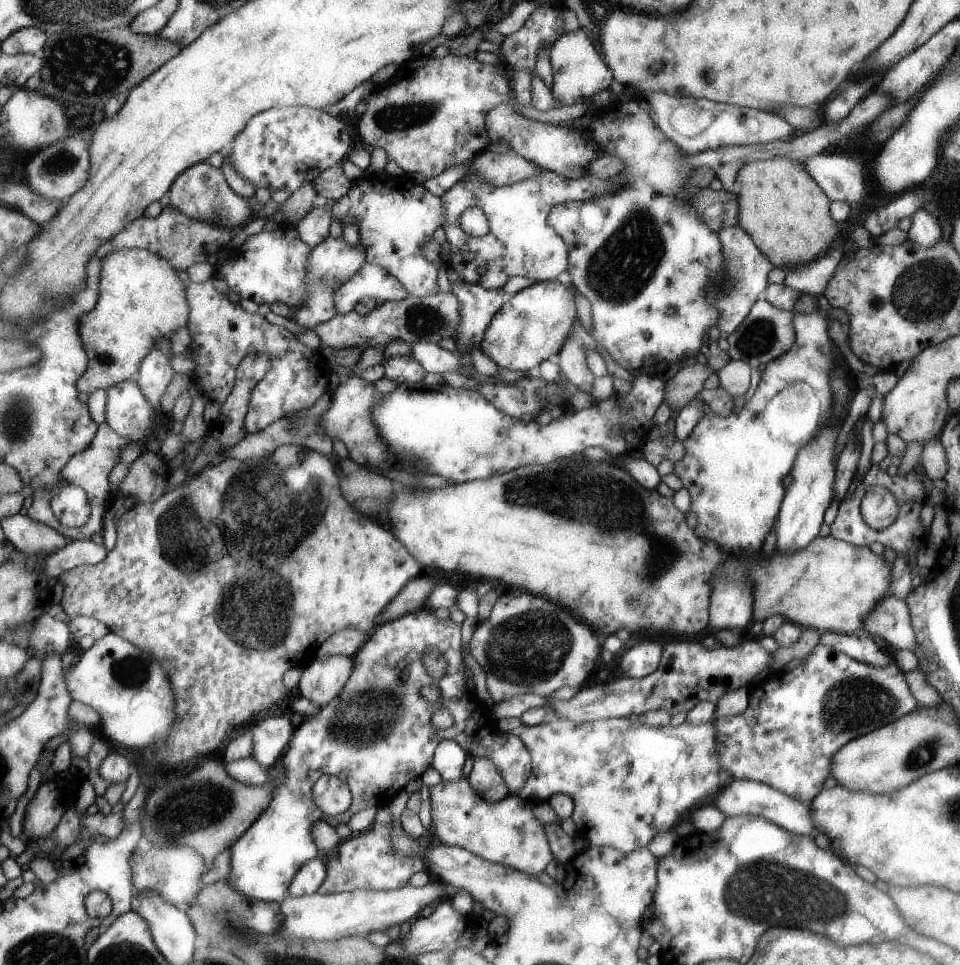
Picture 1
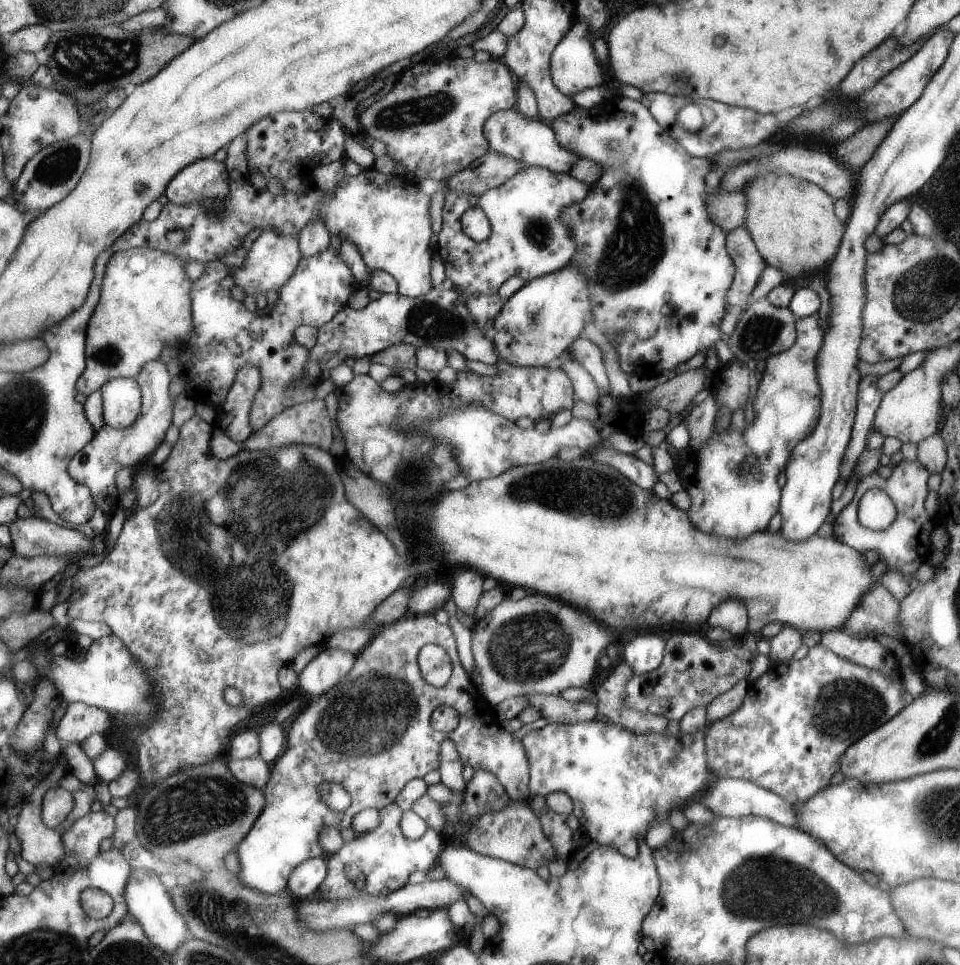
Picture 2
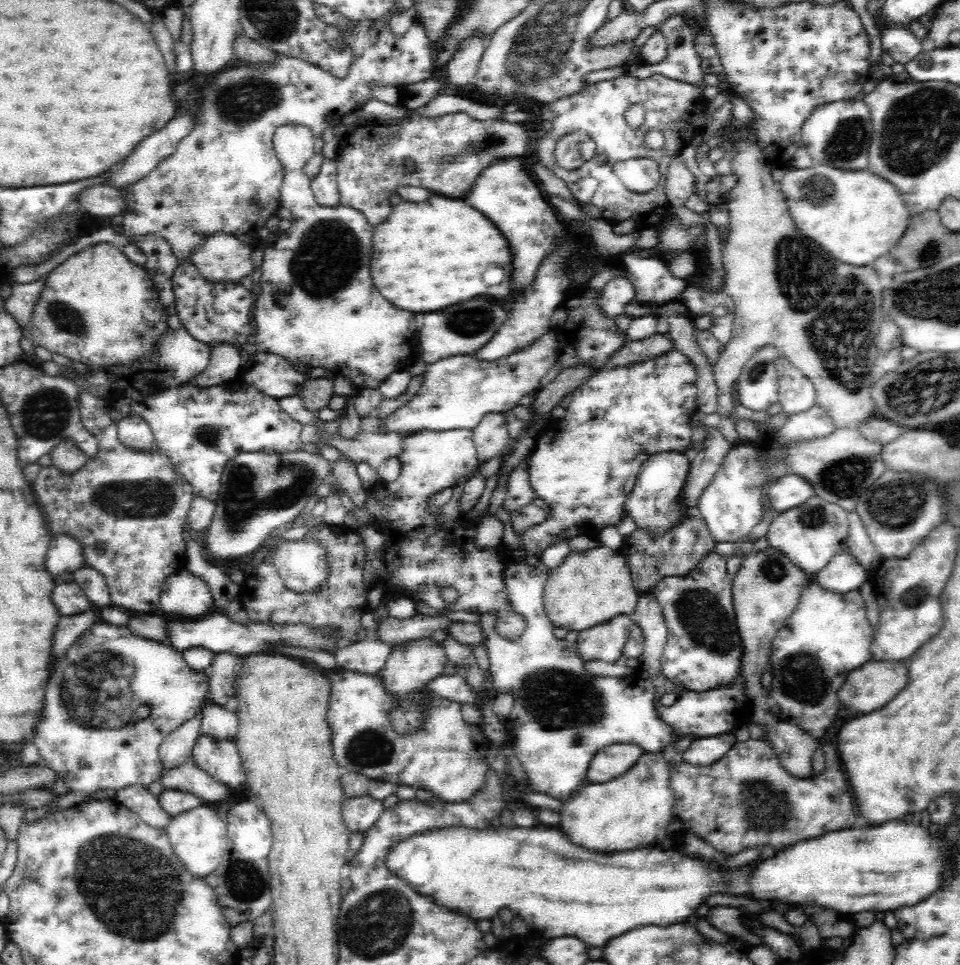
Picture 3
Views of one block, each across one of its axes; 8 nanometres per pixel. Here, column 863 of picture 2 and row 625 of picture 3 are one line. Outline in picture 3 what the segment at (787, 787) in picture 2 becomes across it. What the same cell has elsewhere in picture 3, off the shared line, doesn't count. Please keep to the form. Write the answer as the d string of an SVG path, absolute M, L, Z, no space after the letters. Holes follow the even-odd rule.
M712 552L684 576L667 576L656 582L648 593L654 595L658 601L668 628L667 643L661 656L662 674L686 691L713 691L714 688L732 686L741 678L744 645L738 633L733 607L732 588L735 575L726 571L726 564L726 559Z

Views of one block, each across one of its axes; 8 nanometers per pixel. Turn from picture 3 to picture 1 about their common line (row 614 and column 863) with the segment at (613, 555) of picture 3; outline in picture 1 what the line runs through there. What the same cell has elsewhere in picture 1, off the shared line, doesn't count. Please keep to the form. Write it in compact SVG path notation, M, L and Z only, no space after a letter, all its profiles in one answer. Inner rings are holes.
M818 535L806 548L793 553L782 554L774 550L773 557L764 558L764 552L757 556L752 568L751 582L754 586L755 600L754 620L764 622L774 615L782 615L786 620L798 623L806 629L816 629L821 633L854 633L858 629L865 630L865 618L876 610L882 598L890 596L893 566L885 563L884 555L877 555L868 547L837 540L832 535Z

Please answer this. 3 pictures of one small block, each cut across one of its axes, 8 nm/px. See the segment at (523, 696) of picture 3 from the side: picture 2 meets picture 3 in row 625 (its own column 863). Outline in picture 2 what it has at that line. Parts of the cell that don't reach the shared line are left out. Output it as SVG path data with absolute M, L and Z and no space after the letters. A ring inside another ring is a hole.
M904 459L898 466L894 466L890 478L884 479L875 471L860 479L852 502L837 515L833 522L833 538L864 554L870 550L877 551L880 560L886 560L887 570L896 569L907 577L914 574L930 554L930 534L934 530L934 524L930 522L924 510L924 502L928 494L928 476L931 476L931 473L918 460L907 462ZM875 487L886 492L897 507L896 521L889 528L880 531L871 530L859 522L861 499Z

